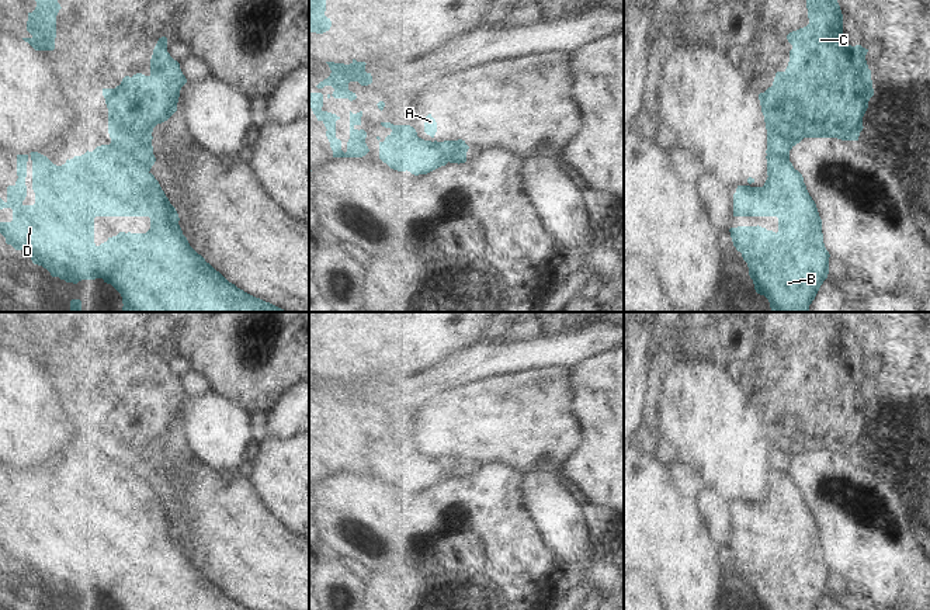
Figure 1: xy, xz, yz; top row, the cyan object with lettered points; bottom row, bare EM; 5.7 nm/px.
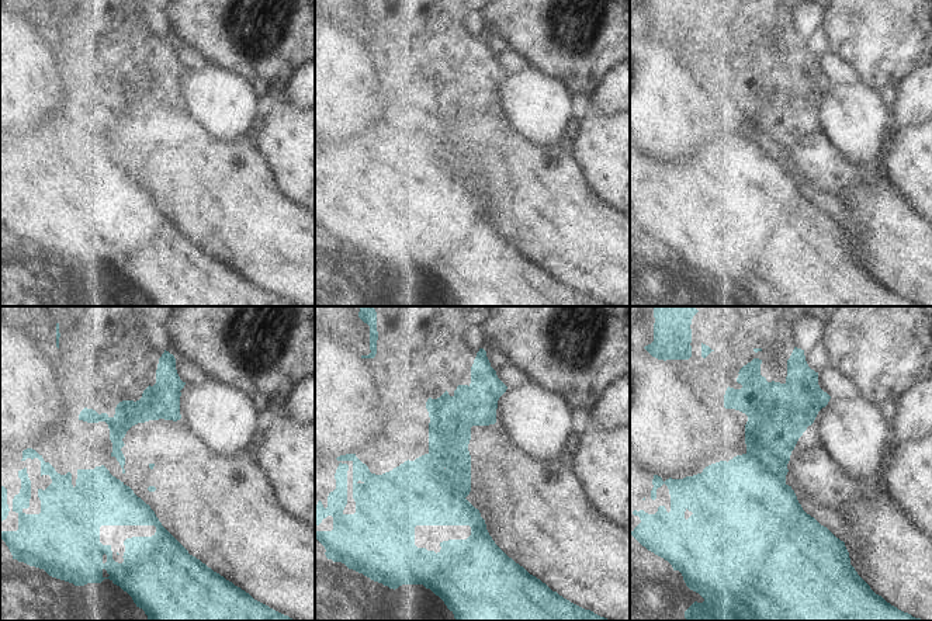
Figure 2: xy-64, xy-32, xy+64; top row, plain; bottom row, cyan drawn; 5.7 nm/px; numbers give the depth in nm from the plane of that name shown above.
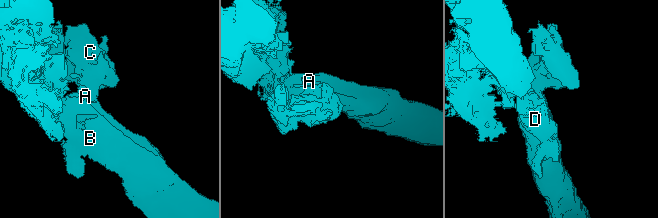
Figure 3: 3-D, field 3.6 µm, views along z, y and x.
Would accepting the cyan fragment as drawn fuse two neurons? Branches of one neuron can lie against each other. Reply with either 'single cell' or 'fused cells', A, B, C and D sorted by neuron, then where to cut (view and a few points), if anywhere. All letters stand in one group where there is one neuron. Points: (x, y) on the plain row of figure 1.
fused cells; groups A C / B D; cut xy (110, 458), (146, 492)

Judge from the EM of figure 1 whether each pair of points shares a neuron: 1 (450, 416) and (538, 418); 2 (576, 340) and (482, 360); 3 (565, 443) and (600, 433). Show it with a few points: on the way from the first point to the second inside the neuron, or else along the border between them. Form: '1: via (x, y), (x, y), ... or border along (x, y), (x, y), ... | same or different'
1: via (472, 418), (516, 418) | same
2: via (552, 350), (531, 356), (506, 357) | same
3: border along (576, 406), (583, 444), (564, 465) | different

